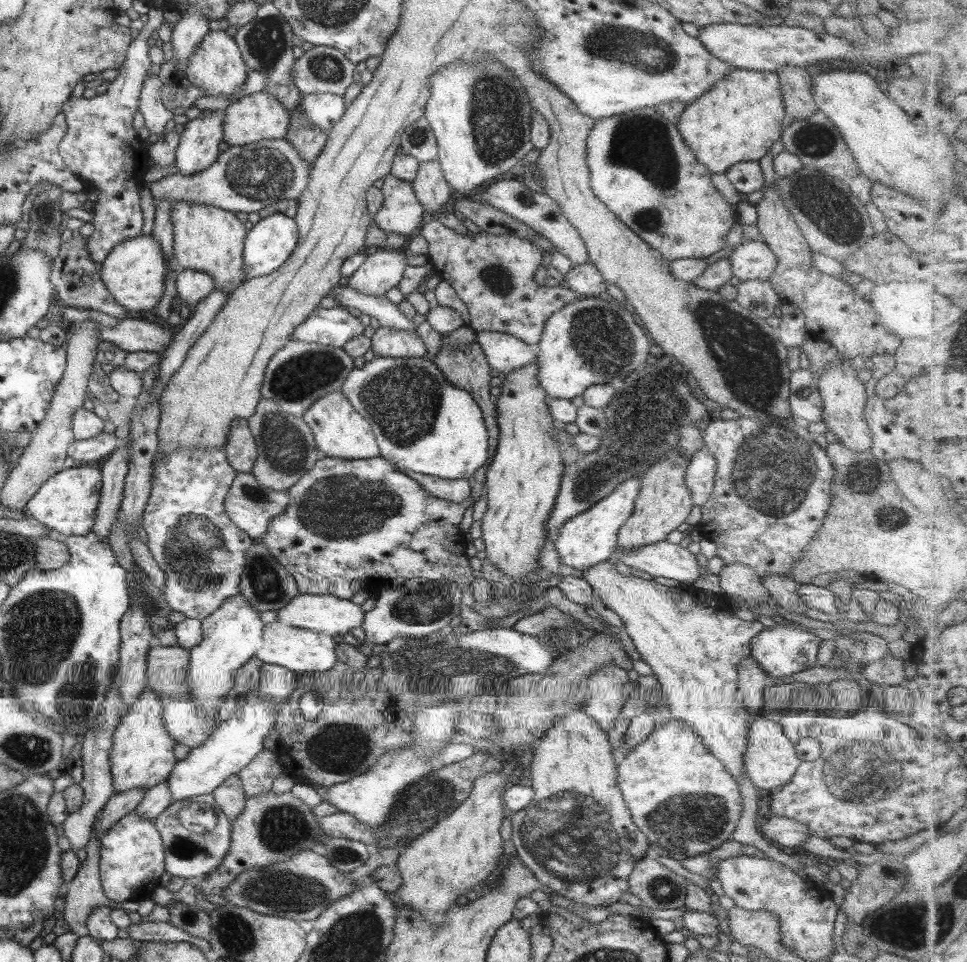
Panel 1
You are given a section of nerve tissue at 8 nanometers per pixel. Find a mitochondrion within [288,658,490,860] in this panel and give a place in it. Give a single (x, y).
(337, 749)

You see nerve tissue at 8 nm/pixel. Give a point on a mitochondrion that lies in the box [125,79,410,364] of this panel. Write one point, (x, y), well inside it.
(259, 174)

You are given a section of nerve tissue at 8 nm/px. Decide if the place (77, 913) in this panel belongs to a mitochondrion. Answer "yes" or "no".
no

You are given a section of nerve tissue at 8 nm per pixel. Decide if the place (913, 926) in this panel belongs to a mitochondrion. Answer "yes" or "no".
yes

